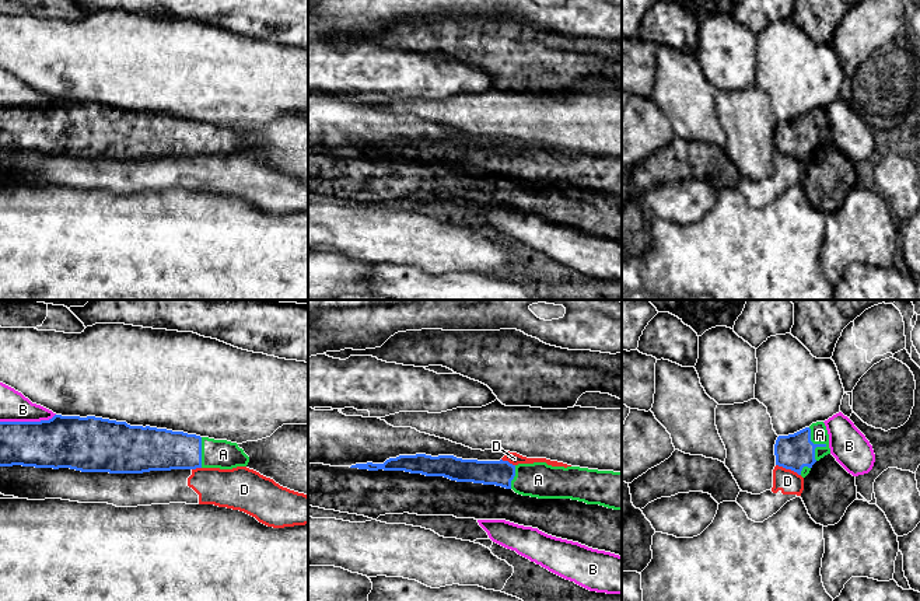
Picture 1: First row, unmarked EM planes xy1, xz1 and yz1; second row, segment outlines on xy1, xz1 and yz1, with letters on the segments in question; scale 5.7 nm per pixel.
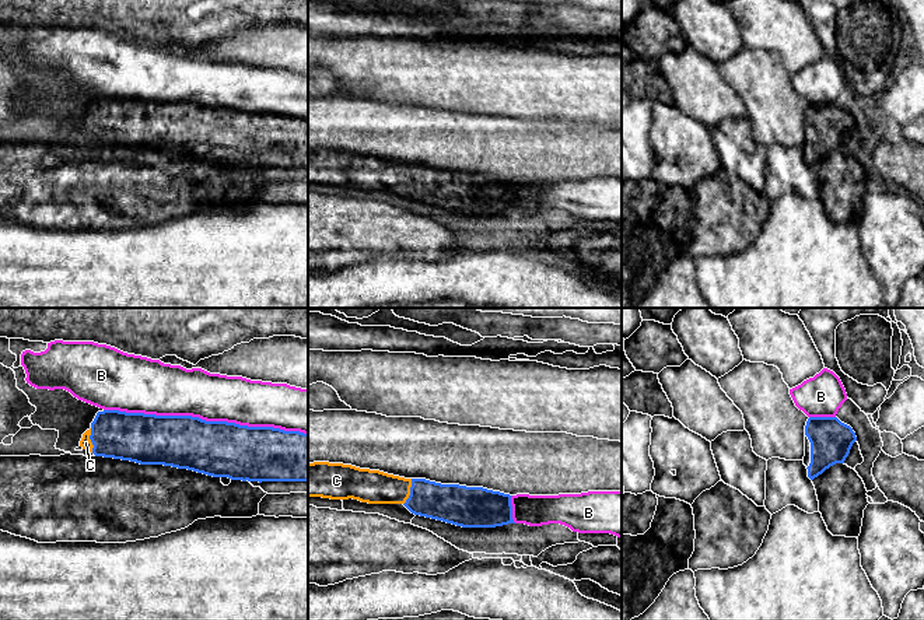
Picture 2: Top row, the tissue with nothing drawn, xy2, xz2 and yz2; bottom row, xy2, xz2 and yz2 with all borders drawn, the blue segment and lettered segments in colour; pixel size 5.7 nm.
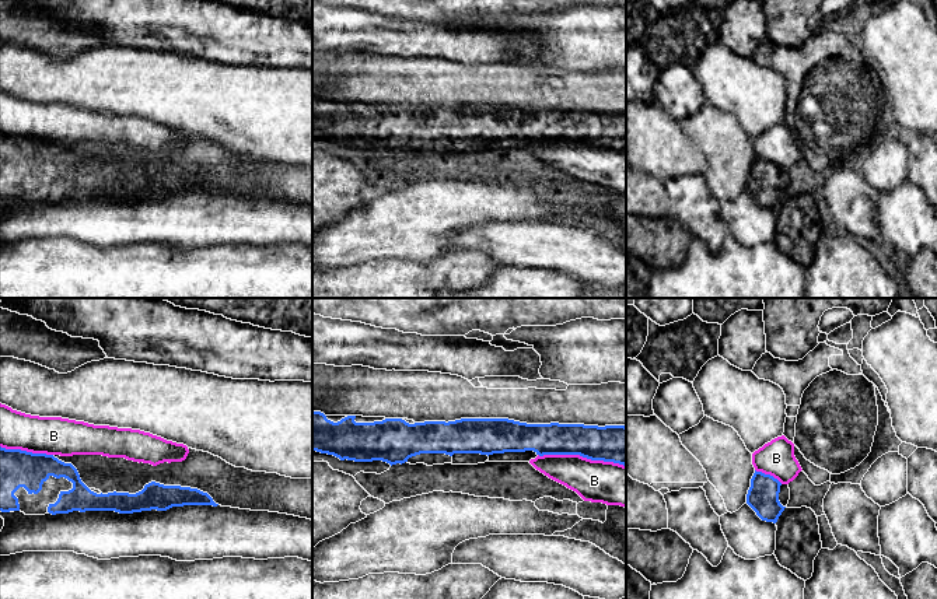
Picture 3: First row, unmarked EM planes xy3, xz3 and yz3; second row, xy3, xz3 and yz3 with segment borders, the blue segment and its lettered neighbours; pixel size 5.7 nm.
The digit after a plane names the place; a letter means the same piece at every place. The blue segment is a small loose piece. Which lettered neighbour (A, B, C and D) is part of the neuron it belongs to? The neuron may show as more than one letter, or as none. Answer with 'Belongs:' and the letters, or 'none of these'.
Belongs: A, C

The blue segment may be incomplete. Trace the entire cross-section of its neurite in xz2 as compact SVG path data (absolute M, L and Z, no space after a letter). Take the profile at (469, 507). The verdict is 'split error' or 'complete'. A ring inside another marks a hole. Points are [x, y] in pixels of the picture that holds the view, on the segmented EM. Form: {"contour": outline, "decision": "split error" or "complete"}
{"contour": "M308 463L308 497L403 504L414 515L462 528L515 523L510 494L483 487L405 479L343 463Z", "decision": "split error"}

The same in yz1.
{"contour": "M823 422L812 423L794 434L779 436L774 444L776 465L805 478L812 465L830 454L829 434Z", "decision": "split error"}

